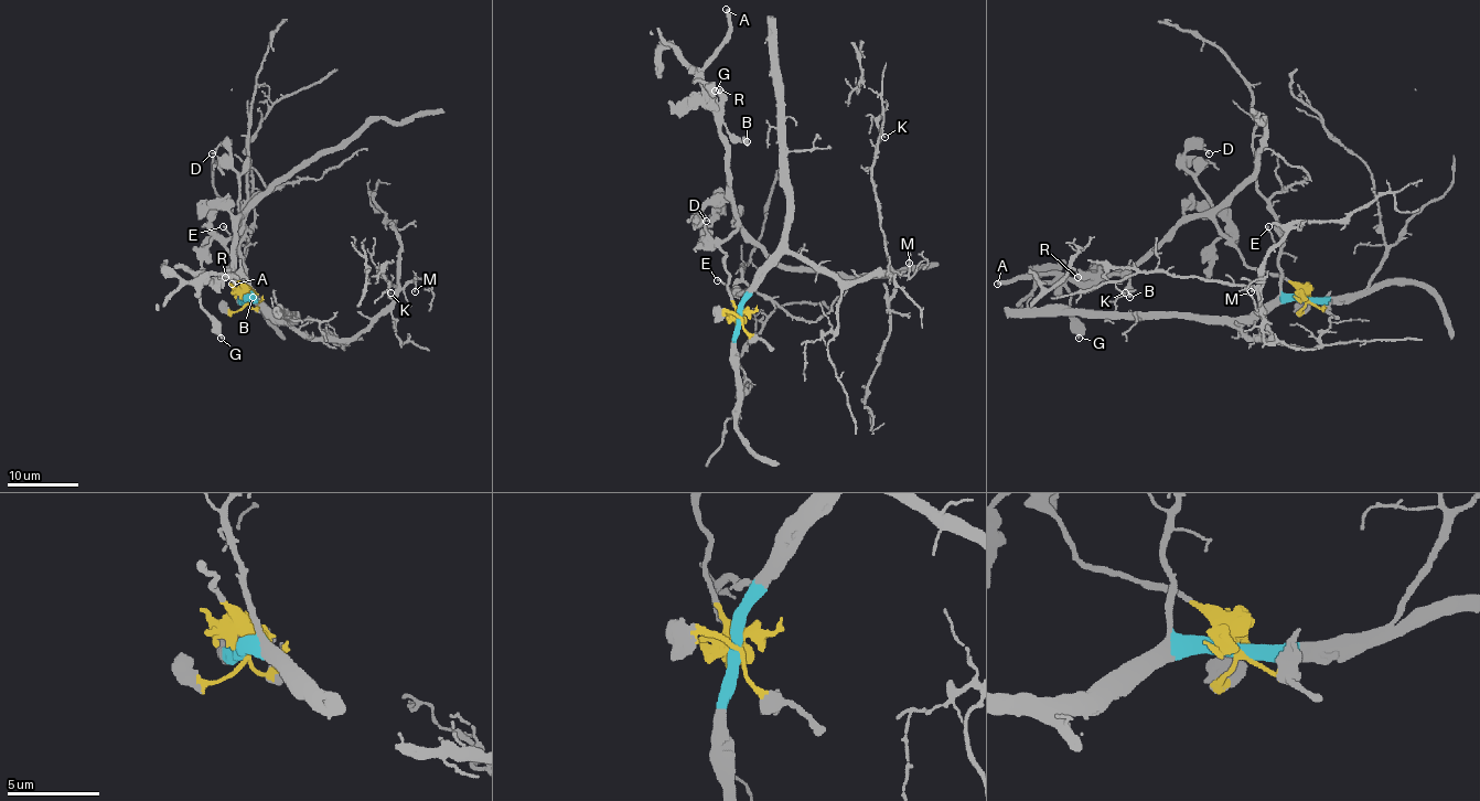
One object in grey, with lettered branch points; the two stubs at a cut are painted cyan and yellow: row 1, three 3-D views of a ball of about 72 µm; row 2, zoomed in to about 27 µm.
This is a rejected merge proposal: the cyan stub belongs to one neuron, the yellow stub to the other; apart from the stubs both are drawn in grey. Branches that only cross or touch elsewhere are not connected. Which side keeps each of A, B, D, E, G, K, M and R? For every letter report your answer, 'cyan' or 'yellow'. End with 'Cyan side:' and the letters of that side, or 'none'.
A: yellow
B: yellow
D: yellow
E: cyan
G: yellow
K: cyan
M: cyan
R: yellow
Cyan side: E, K, M

